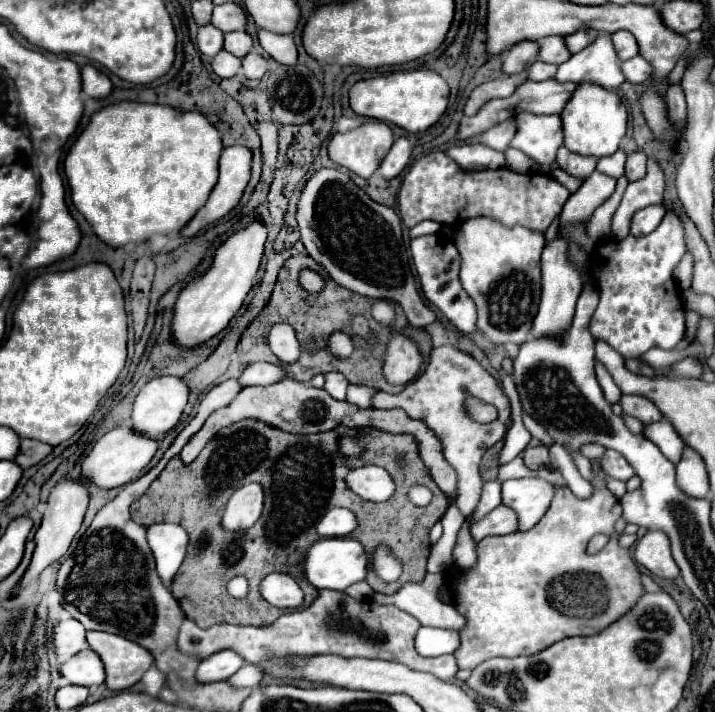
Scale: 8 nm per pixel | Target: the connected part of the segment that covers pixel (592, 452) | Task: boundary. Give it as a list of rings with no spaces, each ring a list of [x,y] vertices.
[[[585,443],[585,445],[581,445],[581,453],[585,457],[589,457],[589,459],[599,459],[603,451],[605,451],[605,447],[599,445],[599,443]]]

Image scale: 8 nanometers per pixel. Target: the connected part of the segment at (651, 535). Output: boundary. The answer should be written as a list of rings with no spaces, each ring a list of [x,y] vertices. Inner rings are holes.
[[[647,531],[635,547],[635,559],[657,577],[675,579],[679,567],[675,565],[669,549],[669,537],[661,531]]]

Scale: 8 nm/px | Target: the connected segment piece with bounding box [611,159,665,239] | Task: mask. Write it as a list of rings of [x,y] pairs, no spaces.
[[[649,159],[647,163],[647,173],[643,179],[629,183],[623,201],[619,205],[619,209],[613,215],[613,235],[617,239],[623,239],[629,235],[629,223],[633,219],[633,215],[637,211],[641,211],[641,207],[649,207],[653,203],[661,203],[663,201],[663,191],[665,191],[665,179],[663,179],[663,171],[661,167]]]

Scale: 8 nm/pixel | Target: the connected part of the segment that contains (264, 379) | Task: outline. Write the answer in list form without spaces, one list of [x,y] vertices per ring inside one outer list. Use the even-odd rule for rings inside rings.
[[[251,363],[243,375],[239,377],[243,387],[249,385],[273,385],[281,379],[287,377],[287,371],[281,365],[271,365],[271,363]]]

